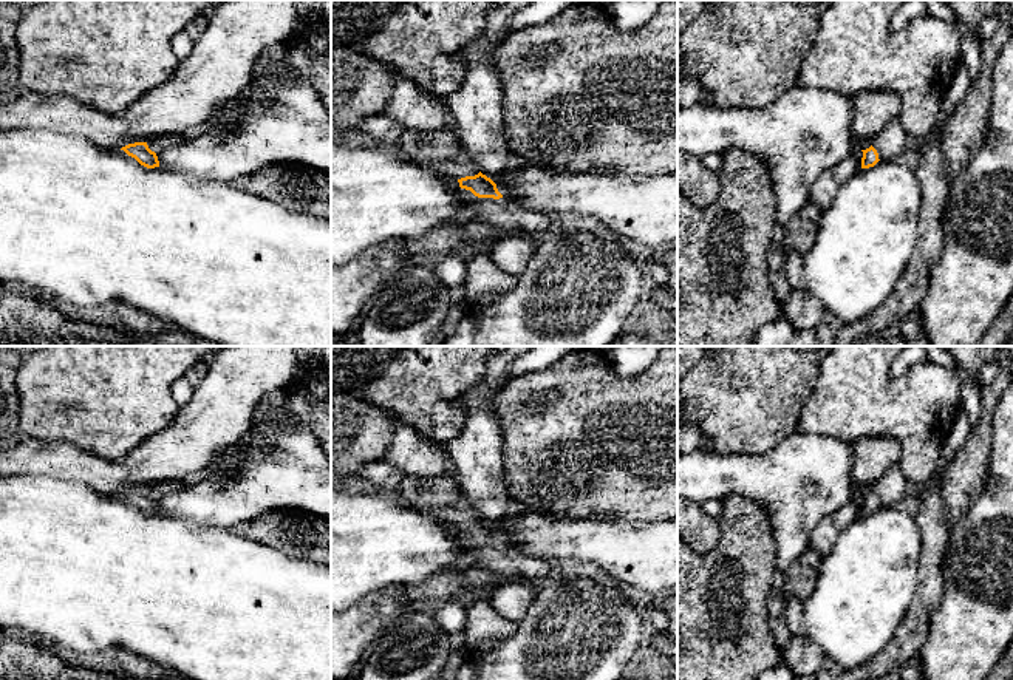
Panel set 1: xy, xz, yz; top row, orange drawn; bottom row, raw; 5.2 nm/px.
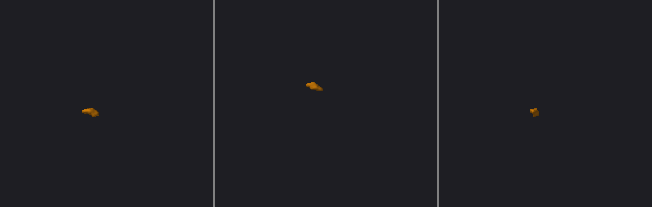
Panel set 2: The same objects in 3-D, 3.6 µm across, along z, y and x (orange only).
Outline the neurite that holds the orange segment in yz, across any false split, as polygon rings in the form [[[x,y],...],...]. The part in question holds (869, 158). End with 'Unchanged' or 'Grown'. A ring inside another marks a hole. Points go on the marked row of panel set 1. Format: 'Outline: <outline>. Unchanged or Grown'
Outline: [[[902,119],[888,122],[863,151],[861,168],[874,167],[878,161],[895,161],[908,148],[908,133]]]. Grown

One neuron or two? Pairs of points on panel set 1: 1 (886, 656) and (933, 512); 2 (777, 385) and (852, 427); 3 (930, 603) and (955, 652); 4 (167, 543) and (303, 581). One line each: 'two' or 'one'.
1: one
2: two
3: two
4: one

